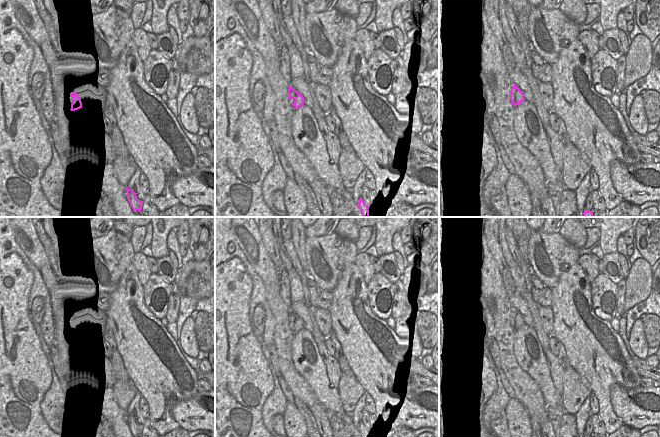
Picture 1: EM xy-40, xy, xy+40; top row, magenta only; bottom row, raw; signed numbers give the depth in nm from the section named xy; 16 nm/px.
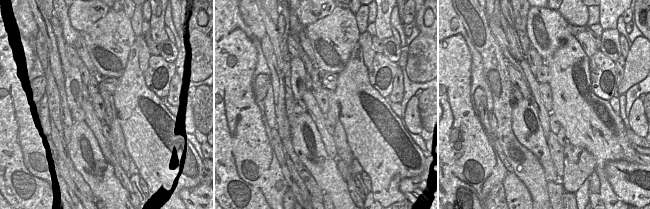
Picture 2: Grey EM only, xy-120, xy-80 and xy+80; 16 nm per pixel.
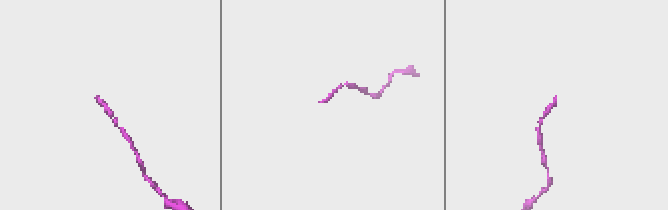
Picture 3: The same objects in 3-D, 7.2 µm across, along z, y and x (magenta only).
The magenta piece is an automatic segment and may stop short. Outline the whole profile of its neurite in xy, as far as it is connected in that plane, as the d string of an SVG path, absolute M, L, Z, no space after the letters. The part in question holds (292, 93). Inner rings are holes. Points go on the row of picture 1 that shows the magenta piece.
M289 86L288 98L295 99L295 101L292 103L295 109L299 108L300 106L304 104L304 97L297 90L295 90L292 86Z

